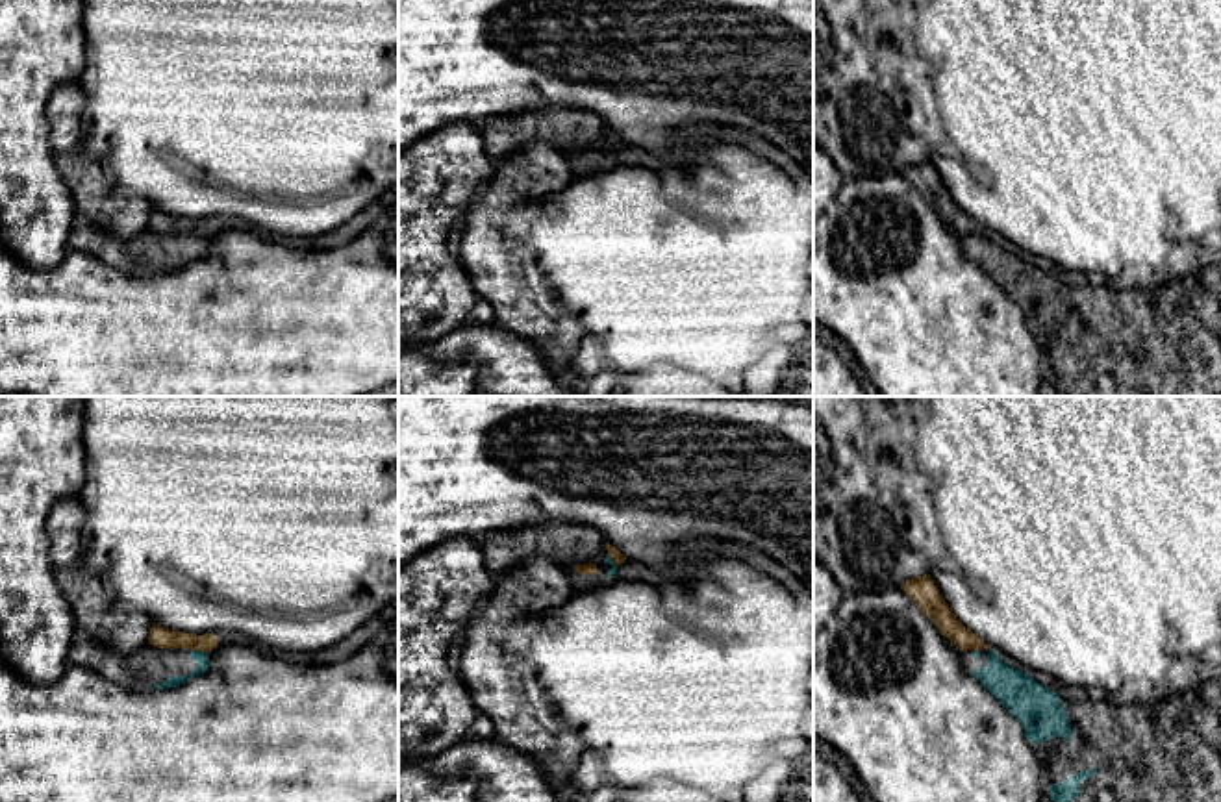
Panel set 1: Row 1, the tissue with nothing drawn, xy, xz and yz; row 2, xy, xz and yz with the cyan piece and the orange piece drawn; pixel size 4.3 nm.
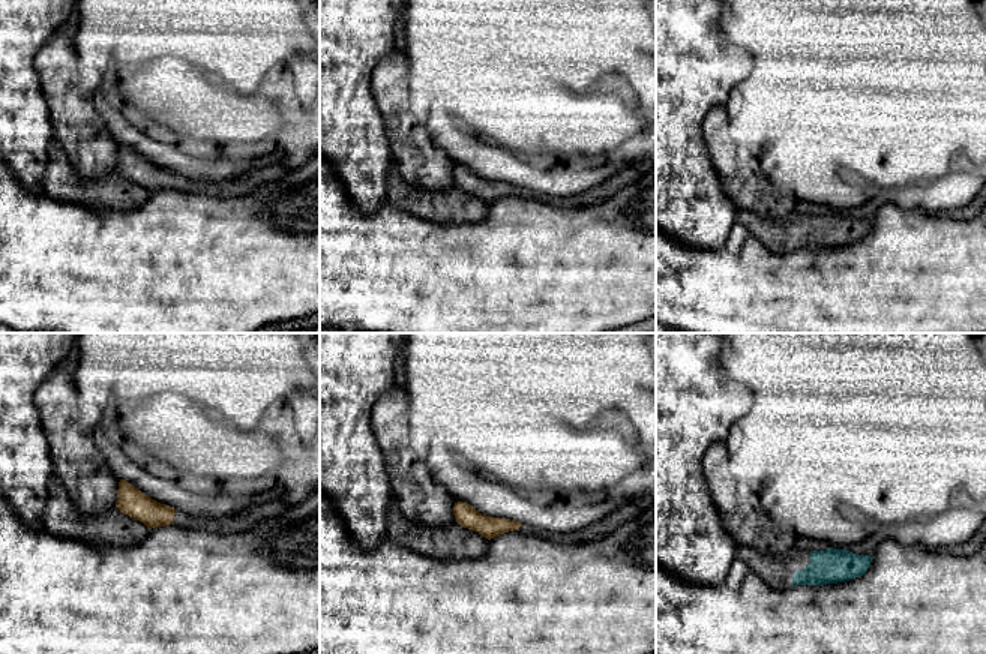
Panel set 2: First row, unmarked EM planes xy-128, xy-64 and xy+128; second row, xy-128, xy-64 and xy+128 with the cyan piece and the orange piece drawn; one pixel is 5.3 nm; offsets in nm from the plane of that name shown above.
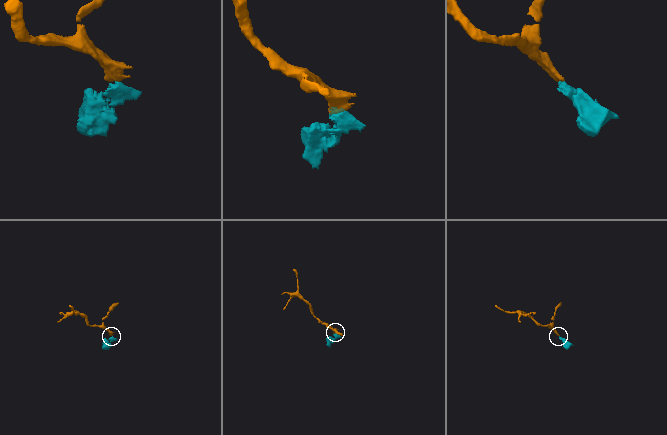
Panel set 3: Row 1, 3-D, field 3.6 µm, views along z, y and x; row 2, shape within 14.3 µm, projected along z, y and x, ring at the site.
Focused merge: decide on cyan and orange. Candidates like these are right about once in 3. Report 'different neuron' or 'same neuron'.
different neuron

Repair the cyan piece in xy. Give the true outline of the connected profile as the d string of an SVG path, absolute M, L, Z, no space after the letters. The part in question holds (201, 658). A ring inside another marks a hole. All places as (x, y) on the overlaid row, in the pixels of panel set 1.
M76 626L69 663L91 669L126 691L145 693L170 689L204 674L209 667L209 652L157 648L145 641L133 652L124 654L94 641Z

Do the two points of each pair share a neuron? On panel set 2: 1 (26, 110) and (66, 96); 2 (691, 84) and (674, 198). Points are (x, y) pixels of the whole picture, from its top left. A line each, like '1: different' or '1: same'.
1: different
2: same

